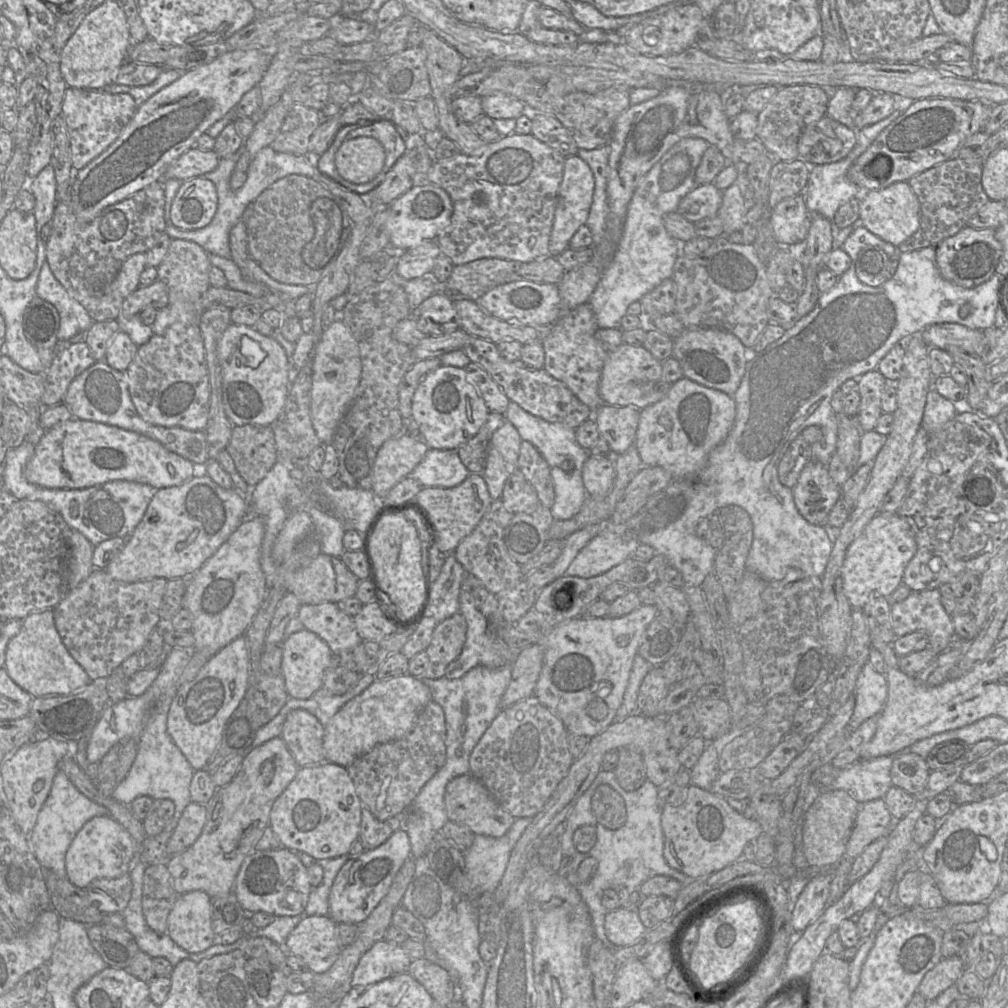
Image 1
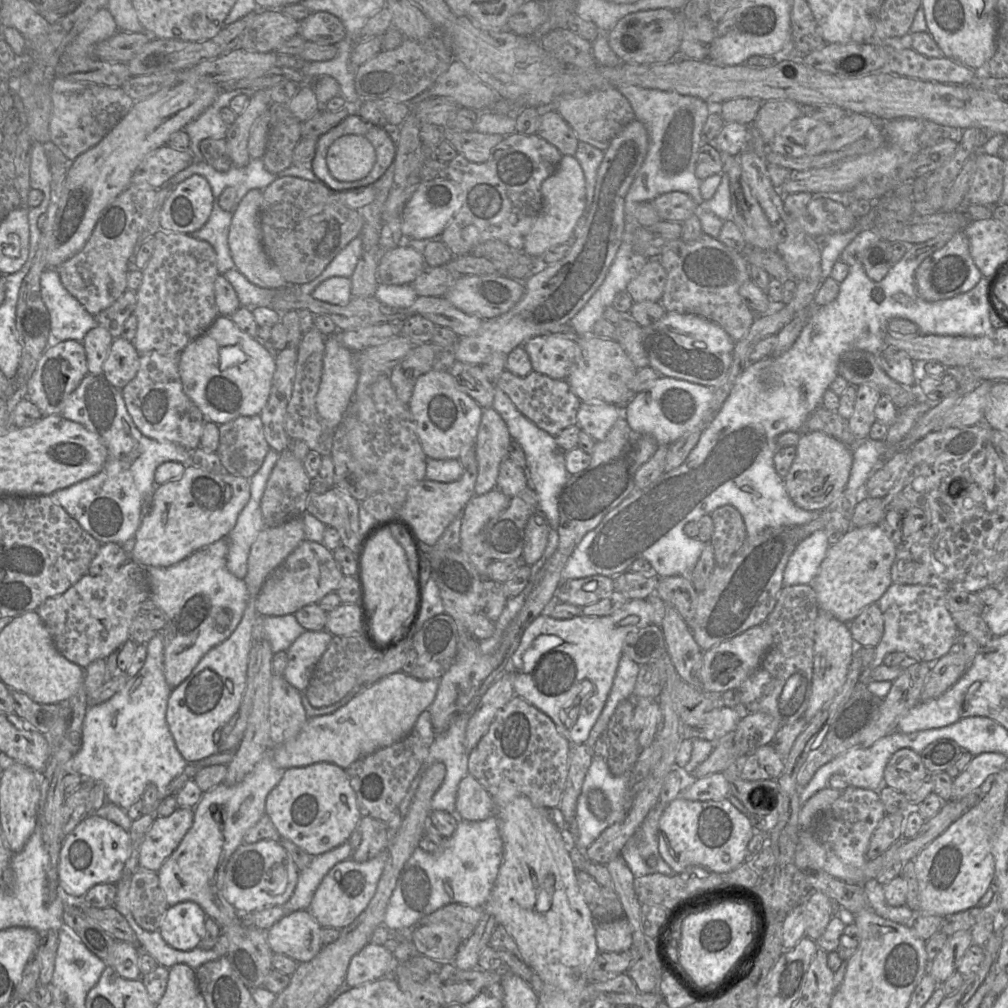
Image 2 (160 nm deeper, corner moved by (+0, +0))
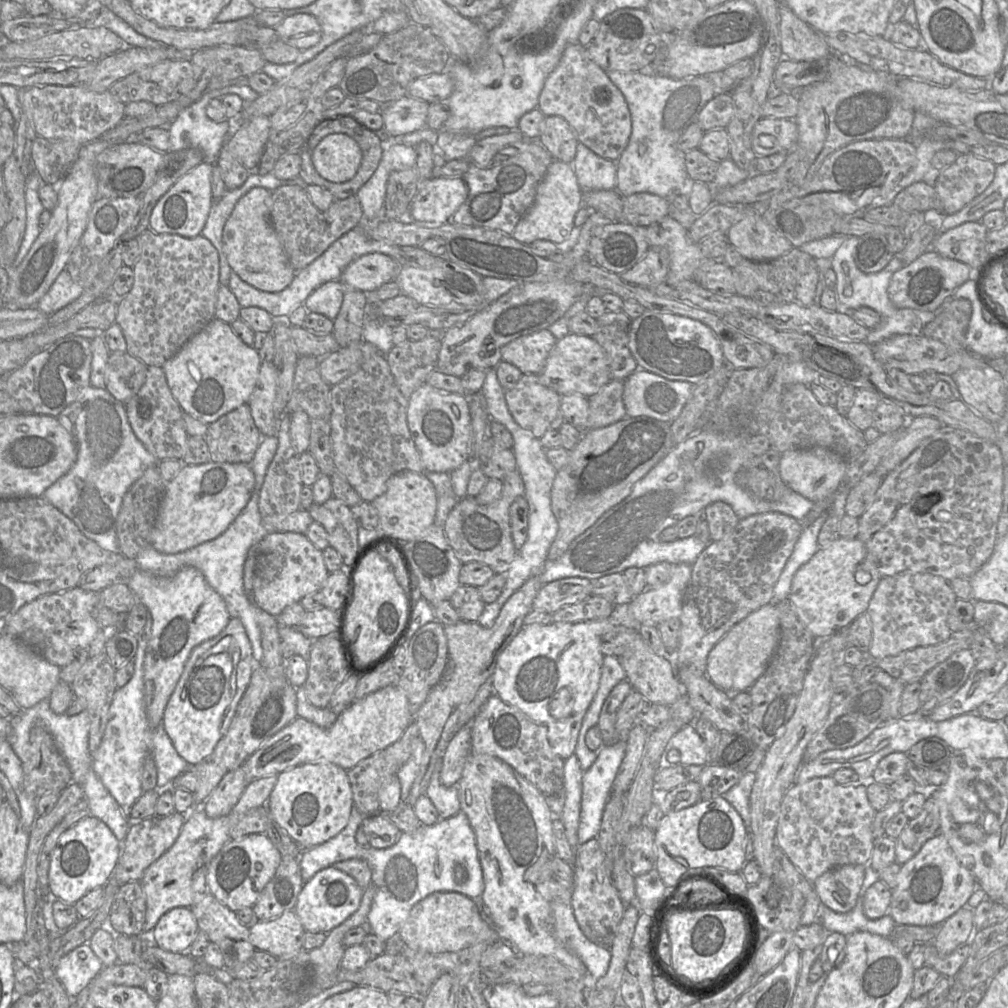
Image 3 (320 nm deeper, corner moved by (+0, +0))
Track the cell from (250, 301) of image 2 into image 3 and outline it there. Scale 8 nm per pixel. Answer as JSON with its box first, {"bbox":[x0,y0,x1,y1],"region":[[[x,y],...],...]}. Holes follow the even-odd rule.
{"bbox":[229,227,404,320],"region":[[[357,227],[336,240],[325,252],[305,268],[297,271],[292,283],[280,292],[267,292],[257,289],[245,282],[234,271],[231,272],[229,288],[235,294],[241,307],[260,307],[268,311],[276,320],[288,319],[292,310],[300,305],[304,305],[315,289],[326,282],[340,280],[343,271],[349,264],[361,256],[376,252],[389,255],[401,265],[404,265],[401,247],[376,241],[366,234],[364,228]]]}

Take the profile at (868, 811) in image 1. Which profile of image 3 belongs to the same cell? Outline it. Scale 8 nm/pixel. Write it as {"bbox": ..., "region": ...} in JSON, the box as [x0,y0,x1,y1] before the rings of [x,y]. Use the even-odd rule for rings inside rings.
{"bbox":[775,777,876,883],"region":[[[832,777],[794,783],[781,801],[775,845],[802,875],[813,883],[823,873],[842,865],[867,866],[873,849],[872,823],[876,811],[867,797],[867,782],[840,785]]]}

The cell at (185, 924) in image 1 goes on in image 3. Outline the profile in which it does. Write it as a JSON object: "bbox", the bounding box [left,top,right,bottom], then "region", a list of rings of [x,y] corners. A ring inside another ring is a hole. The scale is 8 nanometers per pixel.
{"bbox":[154,907,199,953],"region":[[[175,907],[165,913],[154,927],[154,943],[166,951],[186,953],[199,930],[189,907]]]}

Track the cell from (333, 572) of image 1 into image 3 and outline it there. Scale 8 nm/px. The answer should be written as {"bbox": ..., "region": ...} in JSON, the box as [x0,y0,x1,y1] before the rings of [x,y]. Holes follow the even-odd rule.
{"bbox":[252,532,328,617],"region":[[[271,532],[257,543],[252,601],[257,607],[276,617],[290,604],[320,591],[328,575],[322,551],[305,534]]]}

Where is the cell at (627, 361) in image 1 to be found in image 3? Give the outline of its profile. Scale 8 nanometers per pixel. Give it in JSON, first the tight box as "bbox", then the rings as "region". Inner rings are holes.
{"bbox":[537,333,611,397],"region":[[[573,333],[557,340],[546,359],[544,369],[537,376],[541,384],[561,396],[581,394],[589,397],[611,380],[609,361],[604,349],[593,337]]]}

